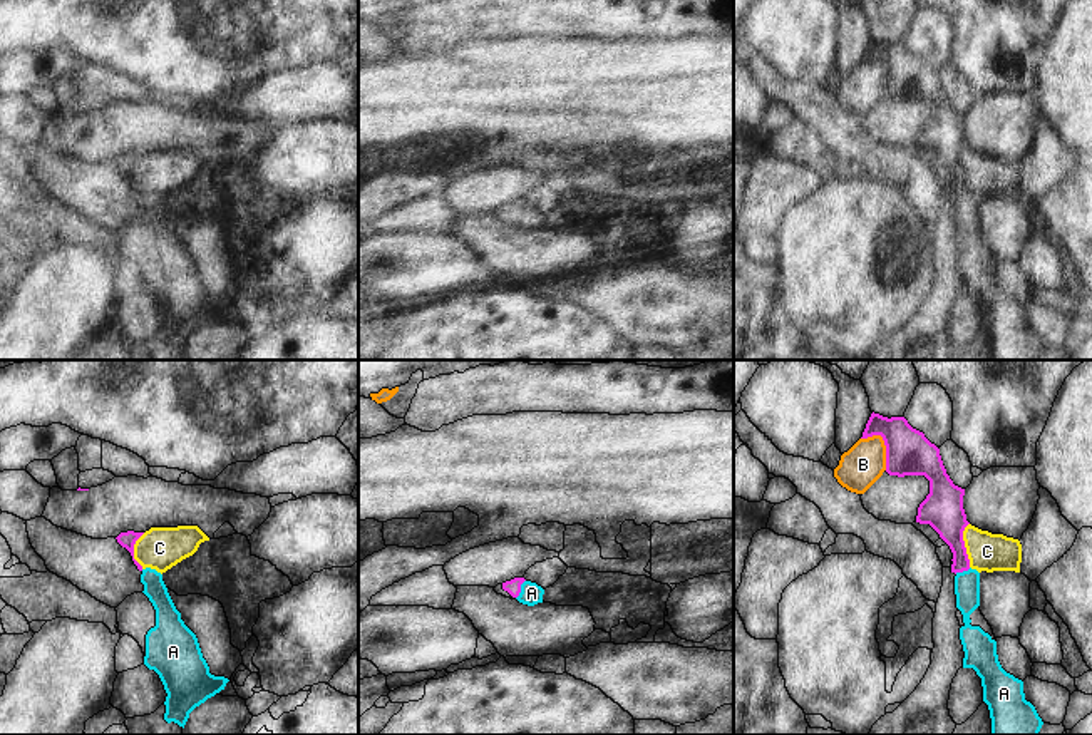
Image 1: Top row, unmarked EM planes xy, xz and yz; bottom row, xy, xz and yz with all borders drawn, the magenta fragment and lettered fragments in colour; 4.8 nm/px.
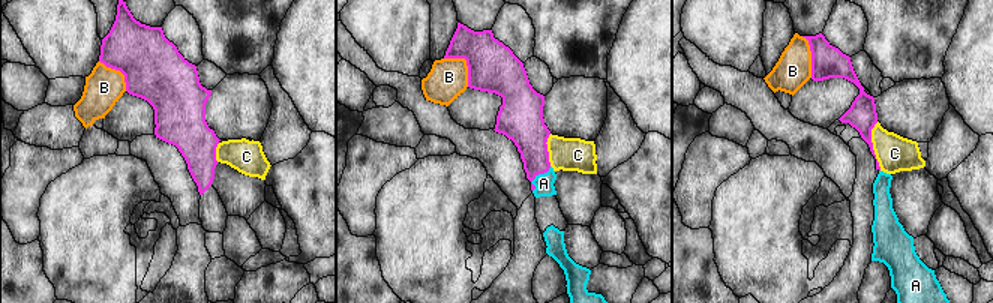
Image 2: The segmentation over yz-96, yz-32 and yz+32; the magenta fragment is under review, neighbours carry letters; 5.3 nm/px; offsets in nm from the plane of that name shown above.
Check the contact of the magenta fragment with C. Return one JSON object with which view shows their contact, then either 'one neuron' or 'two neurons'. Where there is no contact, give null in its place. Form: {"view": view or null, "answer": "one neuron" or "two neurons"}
{"view": "yz", "answer": "two neurons"}

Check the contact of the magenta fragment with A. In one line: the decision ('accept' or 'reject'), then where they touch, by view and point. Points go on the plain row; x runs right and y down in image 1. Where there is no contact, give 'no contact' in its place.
accept; contact xz (520, 215)

